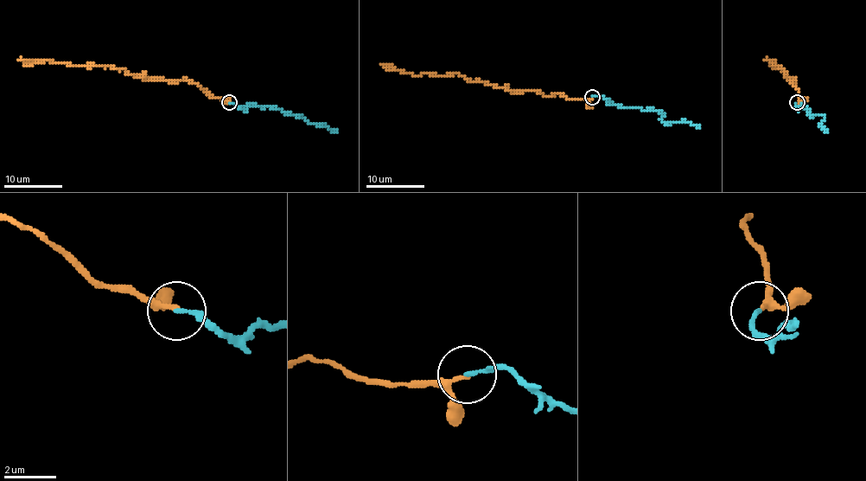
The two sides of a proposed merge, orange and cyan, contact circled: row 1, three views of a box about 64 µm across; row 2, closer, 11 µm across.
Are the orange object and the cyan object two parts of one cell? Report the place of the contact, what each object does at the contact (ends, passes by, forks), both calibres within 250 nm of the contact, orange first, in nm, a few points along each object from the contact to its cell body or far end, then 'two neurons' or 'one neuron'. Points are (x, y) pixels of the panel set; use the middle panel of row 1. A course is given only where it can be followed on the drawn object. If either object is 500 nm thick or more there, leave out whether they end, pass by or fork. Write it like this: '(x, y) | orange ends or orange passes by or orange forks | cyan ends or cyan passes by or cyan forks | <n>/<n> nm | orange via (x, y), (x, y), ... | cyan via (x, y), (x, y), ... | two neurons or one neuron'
(592, 97) | orange passes by | cyan ends | 160/160 nm | orange via (591, 98), (572, 99), (559, 93), (507, 91), (486, 82), (468, 80), (456, 73), (413, 75), (381, 65) | cyan via (591, 97), (601, 95), (616, 105), (659, 110), (665, 125), (691, 123), (700, 127) | one neuron

